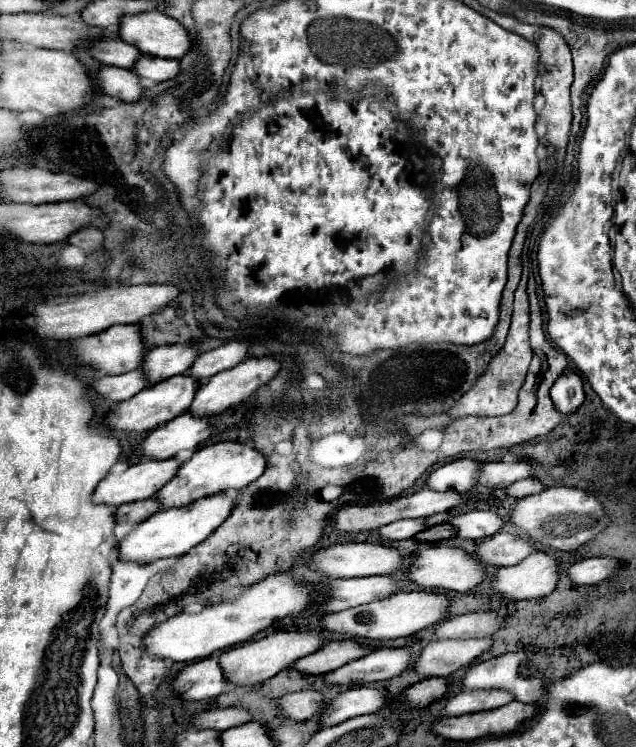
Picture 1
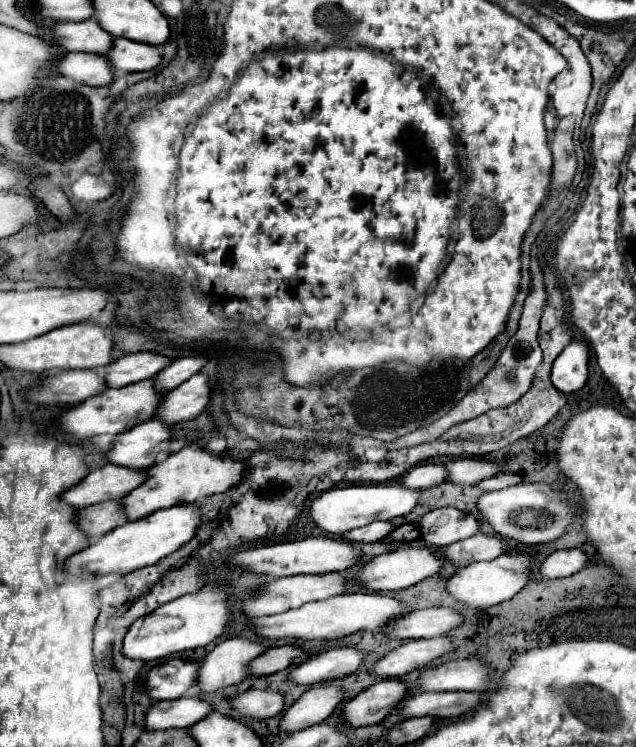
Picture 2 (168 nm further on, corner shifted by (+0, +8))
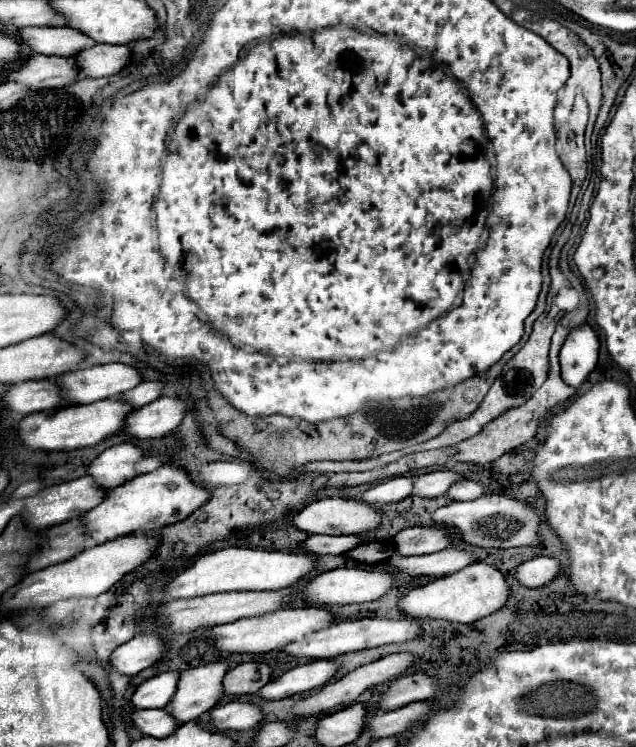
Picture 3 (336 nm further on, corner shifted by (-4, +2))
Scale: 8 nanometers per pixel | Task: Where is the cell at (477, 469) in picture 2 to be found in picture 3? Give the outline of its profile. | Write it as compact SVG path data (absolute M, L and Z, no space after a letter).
M432 471L432 473L416 477L412 495L420 495L420 497L446 495L446 489L450 489L454 483L458 483L462 479L464 477L454 471Z

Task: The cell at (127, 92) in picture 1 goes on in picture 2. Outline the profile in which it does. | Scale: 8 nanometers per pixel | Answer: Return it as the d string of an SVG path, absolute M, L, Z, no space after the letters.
M66 53L58 63L58 73L84 85L104 85L114 79L106 57L96 53Z

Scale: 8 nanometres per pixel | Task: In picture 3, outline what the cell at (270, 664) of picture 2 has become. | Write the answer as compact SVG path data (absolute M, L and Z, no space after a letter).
M240 663L224 677L224 691L228 695L256 693L272 679L272 665L268 663Z

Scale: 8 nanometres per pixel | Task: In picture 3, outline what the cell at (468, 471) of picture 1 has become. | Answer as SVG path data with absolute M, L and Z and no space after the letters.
M394 477L388 481L382 481L378 485L374 485L372 489L368 489L362 499L374 505L386 505L386 503L398 503L402 499L406 499L408 495L412 495L412 487L414 487L414 479L412 477Z

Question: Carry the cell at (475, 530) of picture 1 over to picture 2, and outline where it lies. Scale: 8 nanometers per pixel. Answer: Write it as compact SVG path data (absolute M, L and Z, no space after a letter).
M434 509L426 513L420 521L420 537L430 547L446 547L454 541L472 537L478 531L478 521L474 515L464 515L458 509Z

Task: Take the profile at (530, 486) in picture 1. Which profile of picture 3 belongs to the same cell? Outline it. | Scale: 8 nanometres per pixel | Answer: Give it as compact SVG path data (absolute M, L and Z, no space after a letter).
M462 479L460 483L456 483L454 487L450 487L450 491L446 493L450 499L454 501L474 501L478 497L482 497L484 493L488 493L488 487L470 479Z

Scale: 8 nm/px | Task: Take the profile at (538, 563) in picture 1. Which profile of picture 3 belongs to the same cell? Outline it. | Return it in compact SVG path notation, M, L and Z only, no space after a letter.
M478 561L460 569L458 573L440 577L424 587L412 589L406 597L402 597L400 609L414 619L430 617L430 619L446 619L454 623L474 623L498 611L508 599L510 599L510 585L504 573L494 565Z

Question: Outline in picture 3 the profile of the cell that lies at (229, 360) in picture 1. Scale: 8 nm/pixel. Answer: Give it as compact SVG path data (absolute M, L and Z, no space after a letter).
M144 381L138 387L134 387L132 391L126 391L122 395L122 399L128 401L132 407L144 407L144 405L156 401L158 397L162 397L162 391L164 391L162 381Z

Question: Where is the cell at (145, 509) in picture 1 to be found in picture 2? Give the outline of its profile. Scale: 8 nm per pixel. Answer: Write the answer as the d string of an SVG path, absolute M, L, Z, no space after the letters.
M104 501L98 505L90 505L86 509L78 509L76 519L84 535L94 541L100 535L112 531L120 523L124 523L124 513L118 501Z

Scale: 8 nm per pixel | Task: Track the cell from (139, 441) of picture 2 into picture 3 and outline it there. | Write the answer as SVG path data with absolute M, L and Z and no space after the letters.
M124 441L118 445L112 445L110 449L106 449L104 453L100 453L88 473L106 489L114 489L130 479L134 479L136 473L136 463L142 461L146 457L146 451L132 443L132 441Z

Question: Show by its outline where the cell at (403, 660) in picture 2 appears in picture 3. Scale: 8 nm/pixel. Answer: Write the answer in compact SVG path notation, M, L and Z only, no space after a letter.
M394 653L394 655L386 655L378 661L372 661L368 665L362 665L354 671L350 671L348 675L344 675L342 679L338 681L332 681L332 683L326 683L318 693L314 693L312 697L308 699L300 699L296 705L294 705L294 715L296 719L306 719L306 717L312 717L312 715L318 715L330 707L336 707L336 705L350 705L354 703L368 687L374 687L374 685L380 685L380 683L386 683L386 681L392 681L392 679L398 679L400 675L404 675L412 663L414 663L416 655L410 655L410 653Z

